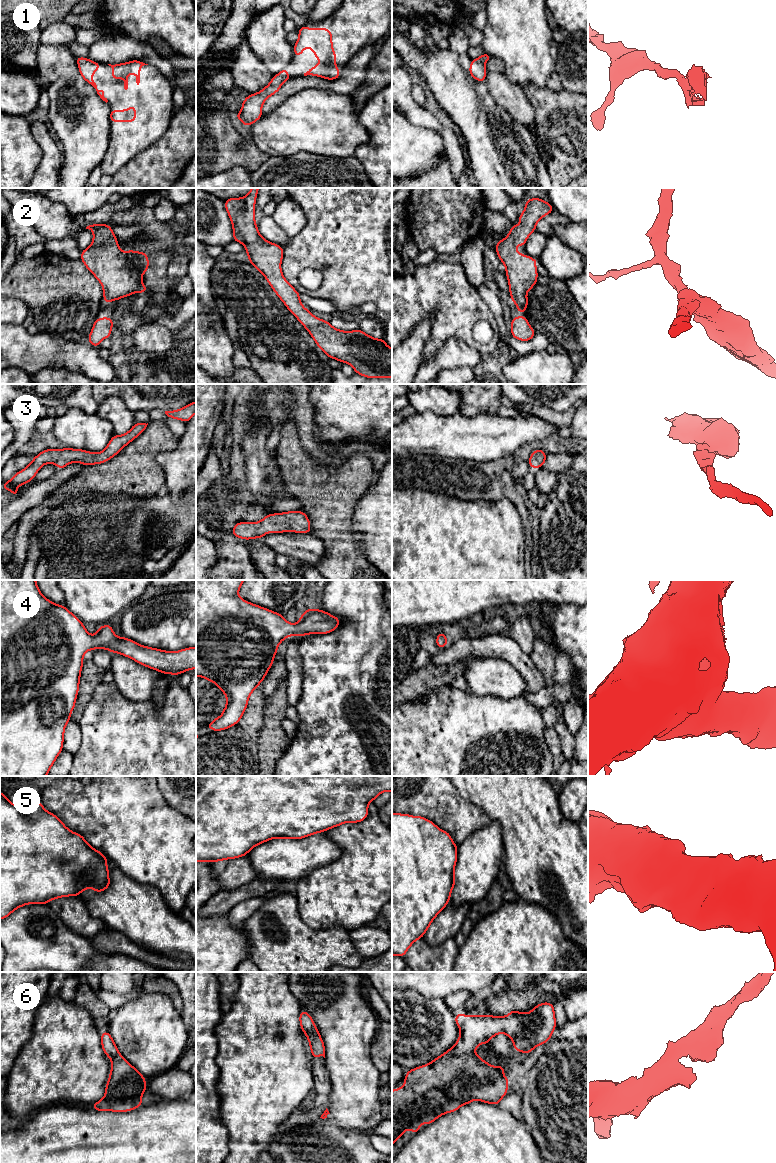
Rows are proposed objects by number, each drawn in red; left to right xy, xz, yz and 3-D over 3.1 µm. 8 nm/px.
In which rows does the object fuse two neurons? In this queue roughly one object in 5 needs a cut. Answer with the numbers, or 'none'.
5

